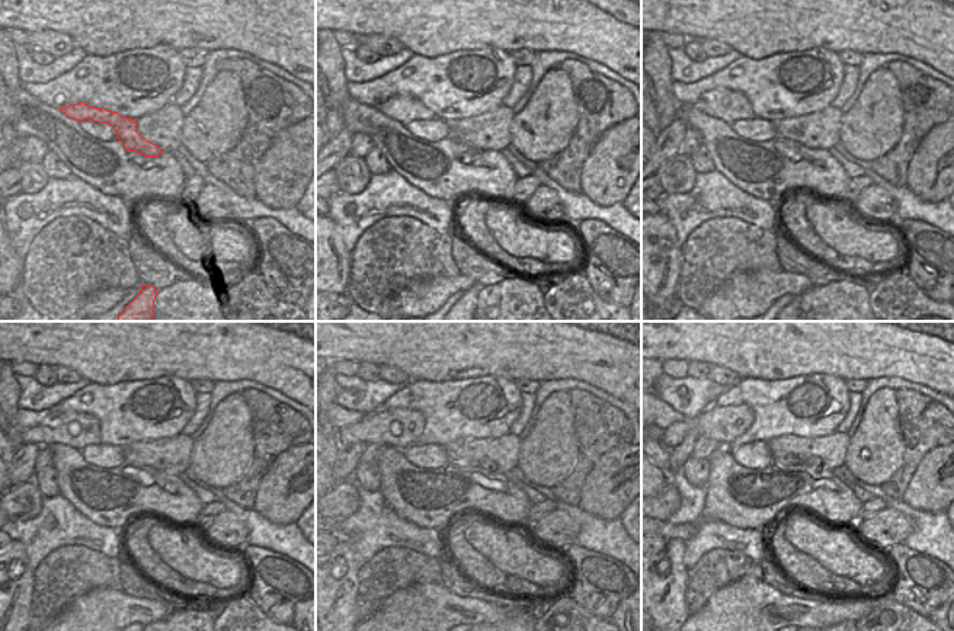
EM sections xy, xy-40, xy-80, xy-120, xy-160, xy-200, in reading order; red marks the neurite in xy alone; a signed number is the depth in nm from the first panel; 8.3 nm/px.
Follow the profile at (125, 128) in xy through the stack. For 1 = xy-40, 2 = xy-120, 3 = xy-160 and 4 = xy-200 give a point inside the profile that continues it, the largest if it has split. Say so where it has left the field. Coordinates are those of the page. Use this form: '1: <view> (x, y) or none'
1: xy-40 (403, 109)
2: xy-120 (74, 429)
3: xy-160 (400, 428)
4: xy-200 (723, 425)

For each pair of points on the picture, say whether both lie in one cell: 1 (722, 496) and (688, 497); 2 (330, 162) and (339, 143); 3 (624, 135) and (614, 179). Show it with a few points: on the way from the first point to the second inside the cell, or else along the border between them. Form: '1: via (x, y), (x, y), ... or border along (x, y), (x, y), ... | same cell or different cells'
1: border along (704, 486), (701, 518), (720, 519), (726, 524) | different cells
2: via (330, 157), (338, 147) | same cell
3: via (624, 146), (624, 150), (614, 163), (614, 169) | same cell

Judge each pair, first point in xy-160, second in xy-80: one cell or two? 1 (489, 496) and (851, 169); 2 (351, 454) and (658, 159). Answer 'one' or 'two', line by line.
1: two
2: one

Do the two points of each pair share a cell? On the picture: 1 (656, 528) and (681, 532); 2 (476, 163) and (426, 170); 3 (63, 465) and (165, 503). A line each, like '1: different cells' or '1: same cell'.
1: same cell
2: same cell
3: same cell

